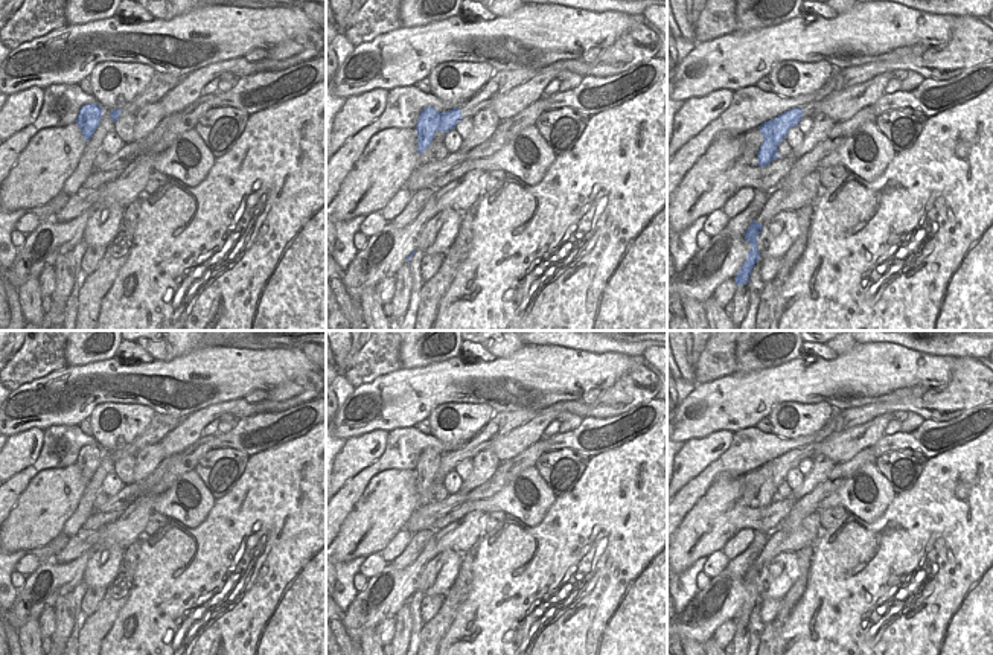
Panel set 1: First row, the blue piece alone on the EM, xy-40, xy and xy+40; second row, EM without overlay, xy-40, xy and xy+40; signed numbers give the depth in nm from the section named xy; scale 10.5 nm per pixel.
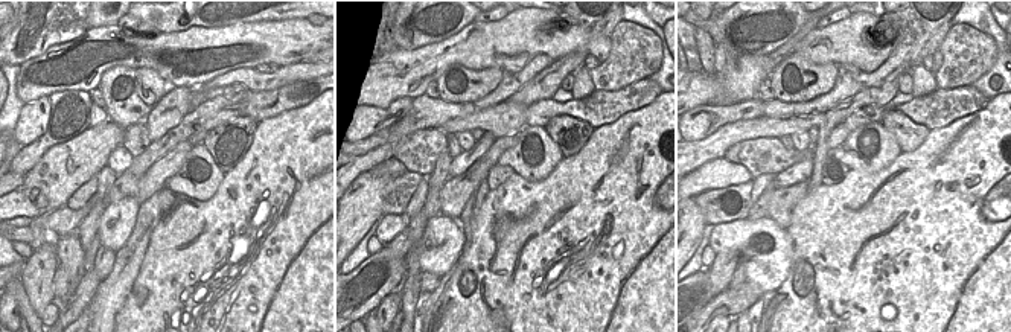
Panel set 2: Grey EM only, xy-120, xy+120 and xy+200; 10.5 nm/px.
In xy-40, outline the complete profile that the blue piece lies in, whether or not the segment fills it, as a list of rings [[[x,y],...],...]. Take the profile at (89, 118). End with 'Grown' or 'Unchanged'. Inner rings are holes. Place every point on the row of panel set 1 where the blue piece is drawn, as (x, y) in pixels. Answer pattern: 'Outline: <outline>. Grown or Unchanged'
Outline: [[[85,104],[81,107],[76,123],[81,128],[81,133],[88,142],[99,126],[104,110],[99,104]]]. Unchanged

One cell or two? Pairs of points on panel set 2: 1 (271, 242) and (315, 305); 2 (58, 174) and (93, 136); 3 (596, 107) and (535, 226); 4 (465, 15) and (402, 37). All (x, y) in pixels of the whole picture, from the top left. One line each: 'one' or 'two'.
1: one
2: one
3: two
4: one

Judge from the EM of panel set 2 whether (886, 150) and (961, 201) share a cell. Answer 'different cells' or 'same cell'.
different cells

